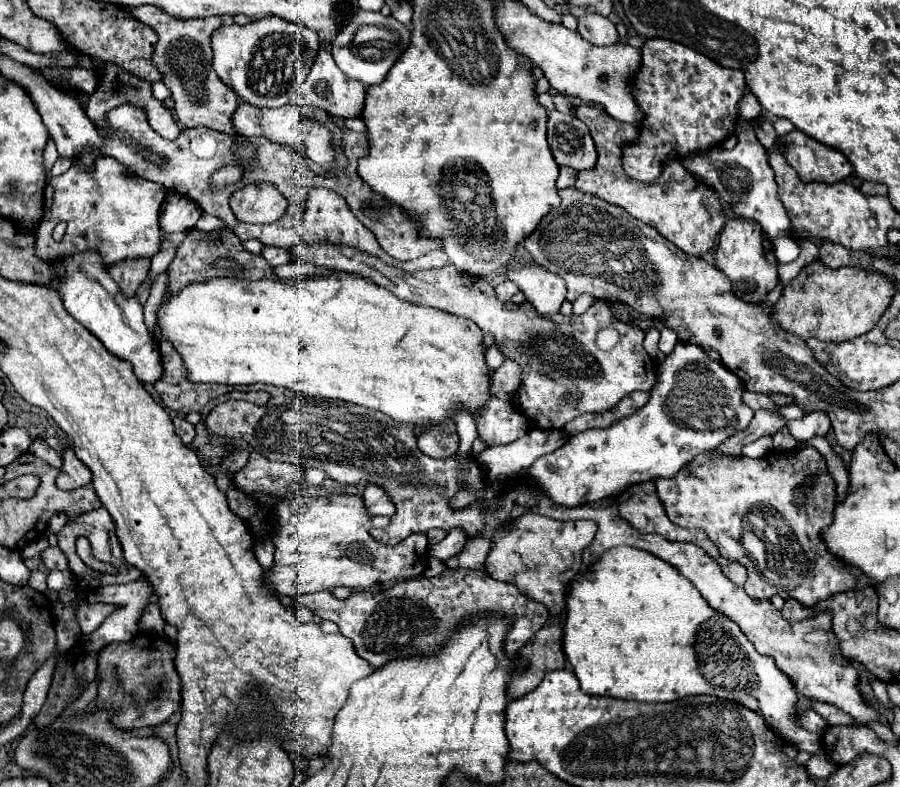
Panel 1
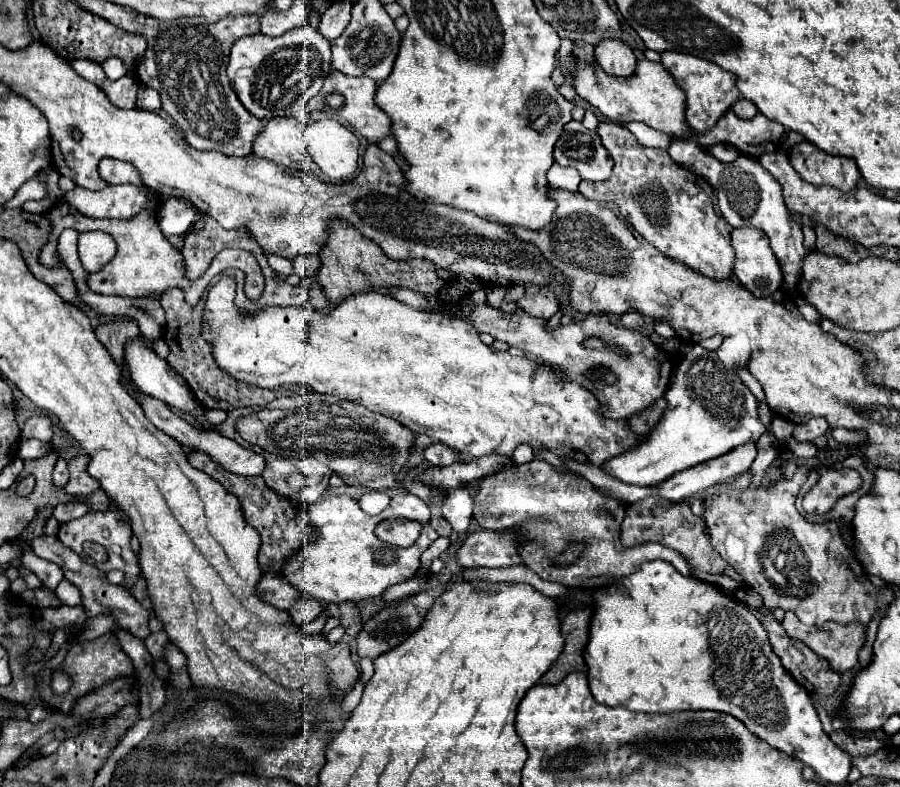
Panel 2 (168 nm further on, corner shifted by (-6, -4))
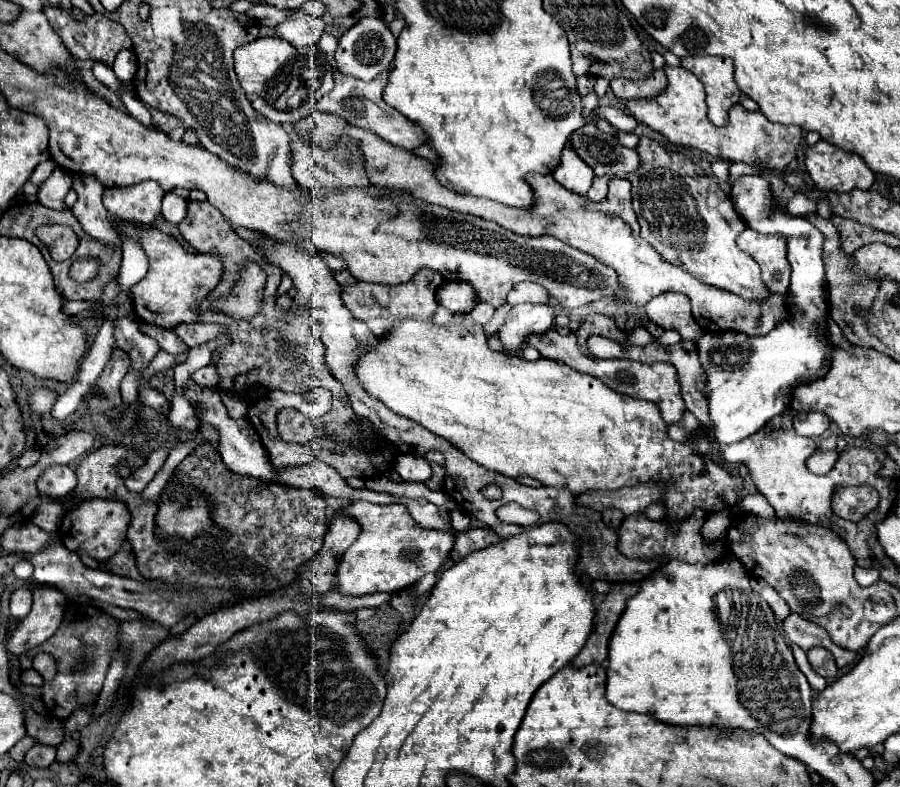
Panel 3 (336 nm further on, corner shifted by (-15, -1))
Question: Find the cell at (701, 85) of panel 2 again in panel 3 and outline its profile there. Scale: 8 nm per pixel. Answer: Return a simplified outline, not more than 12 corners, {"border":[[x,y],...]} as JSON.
{"border":[[684,57],[706,87],[708,119],[728,123],[740,89],[726,57]]}

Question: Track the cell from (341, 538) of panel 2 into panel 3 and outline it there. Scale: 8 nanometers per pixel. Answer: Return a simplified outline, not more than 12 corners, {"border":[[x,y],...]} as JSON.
{"border":[[354,501],[338,563],[346,595],[398,593],[436,573],[452,537],[398,503]]}

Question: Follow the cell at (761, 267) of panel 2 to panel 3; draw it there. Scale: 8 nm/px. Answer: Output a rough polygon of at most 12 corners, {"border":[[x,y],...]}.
{"border":[[746,229],[738,247],[762,269],[772,293],[790,283],[784,235]]}

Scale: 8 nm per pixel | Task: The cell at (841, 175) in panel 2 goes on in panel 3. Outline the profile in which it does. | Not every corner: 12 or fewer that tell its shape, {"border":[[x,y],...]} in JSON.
{"border":[[822,139],[804,163],[816,189],[870,189],[876,173],[860,155]]}

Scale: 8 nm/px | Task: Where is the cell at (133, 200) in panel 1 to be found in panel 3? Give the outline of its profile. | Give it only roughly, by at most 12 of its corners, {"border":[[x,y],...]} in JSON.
{"border":[[130,225],[150,259],[132,287],[142,323],[200,321],[222,261],[190,255],[158,229]]}

